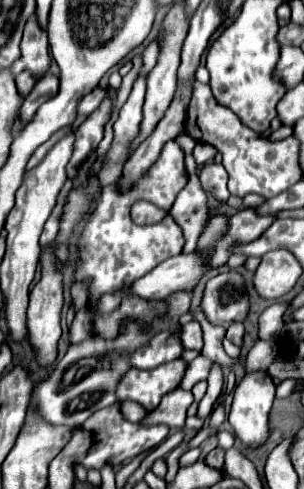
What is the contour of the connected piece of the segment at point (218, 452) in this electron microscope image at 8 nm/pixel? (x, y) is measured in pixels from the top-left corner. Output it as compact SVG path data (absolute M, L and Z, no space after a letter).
M216 447L214 451L210 451L208 457L206 457L206 463L210 467L214 467L214 469L222 469L224 467L224 451L220 447Z

